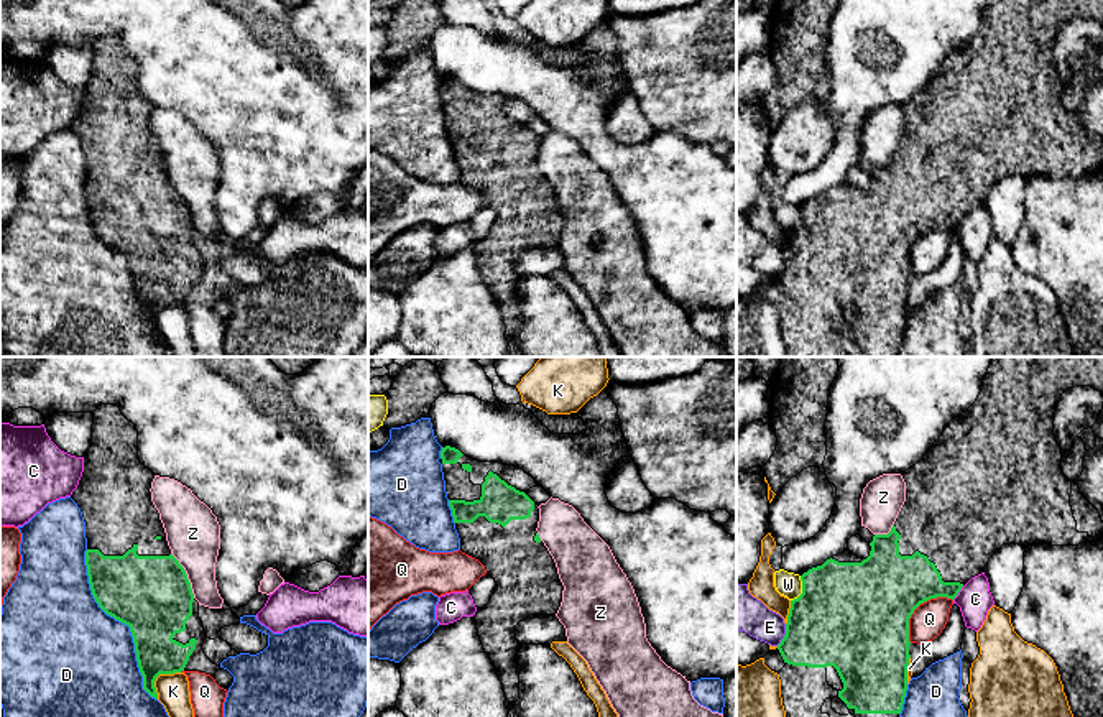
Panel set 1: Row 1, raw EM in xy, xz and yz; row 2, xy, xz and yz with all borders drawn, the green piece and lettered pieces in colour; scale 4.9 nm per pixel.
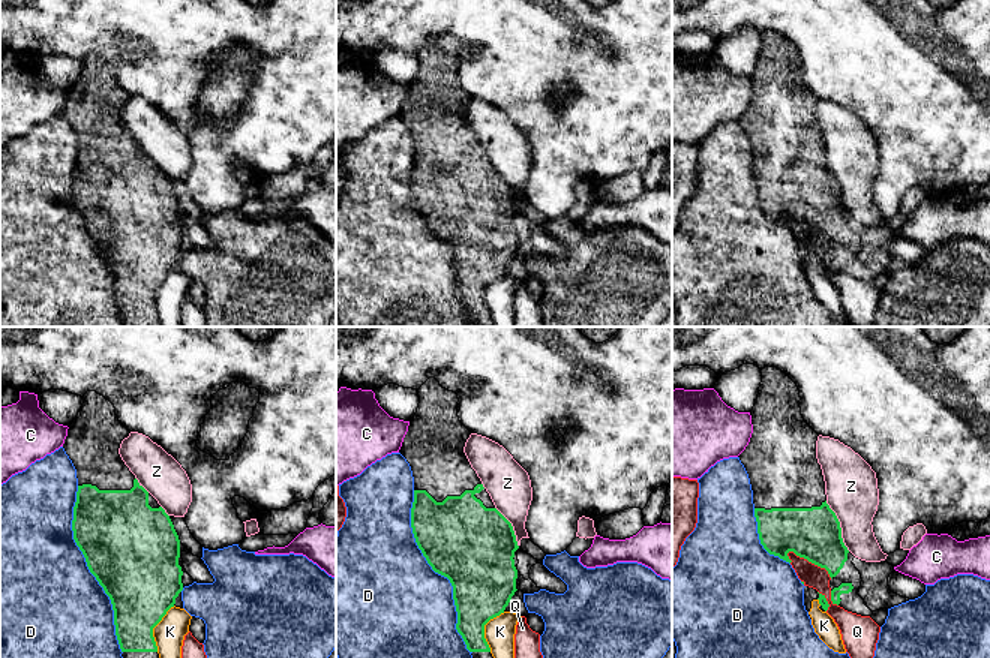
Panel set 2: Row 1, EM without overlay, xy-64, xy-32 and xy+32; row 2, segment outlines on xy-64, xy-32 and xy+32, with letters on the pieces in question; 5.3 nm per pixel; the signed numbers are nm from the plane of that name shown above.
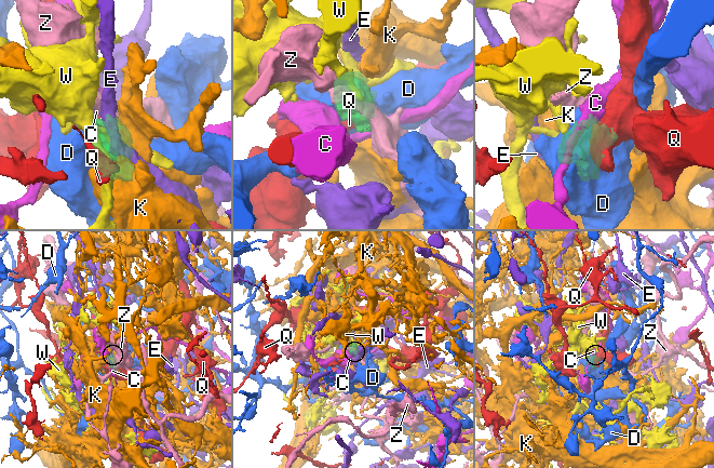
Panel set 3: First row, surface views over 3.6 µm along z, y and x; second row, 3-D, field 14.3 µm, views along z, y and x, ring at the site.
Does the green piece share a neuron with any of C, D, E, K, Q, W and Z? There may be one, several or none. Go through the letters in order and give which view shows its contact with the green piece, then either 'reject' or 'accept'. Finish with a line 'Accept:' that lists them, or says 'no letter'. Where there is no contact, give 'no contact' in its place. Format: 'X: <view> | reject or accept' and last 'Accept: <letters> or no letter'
C: yz | reject
D: xy | reject
E: yz | reject
K: xy | reject
Q: yz | reject
W: yz | reject
Z: xy | reject
Accept: no letter

